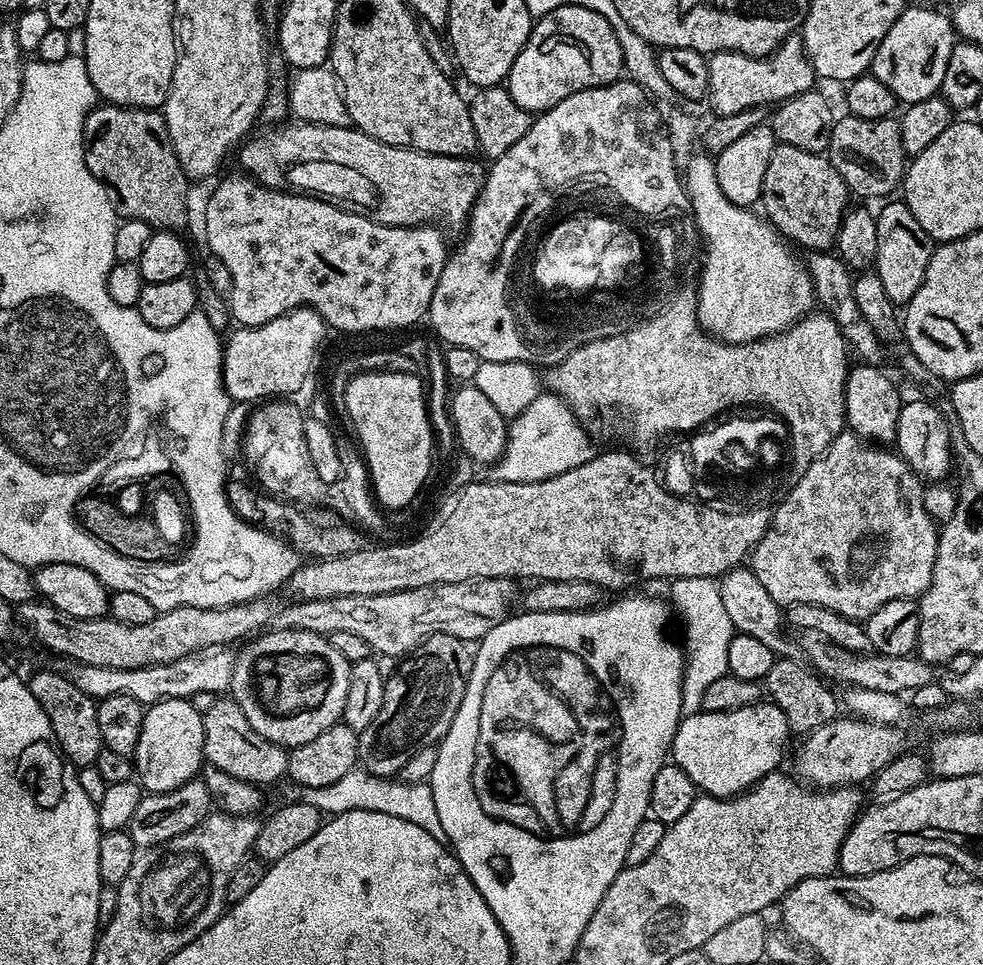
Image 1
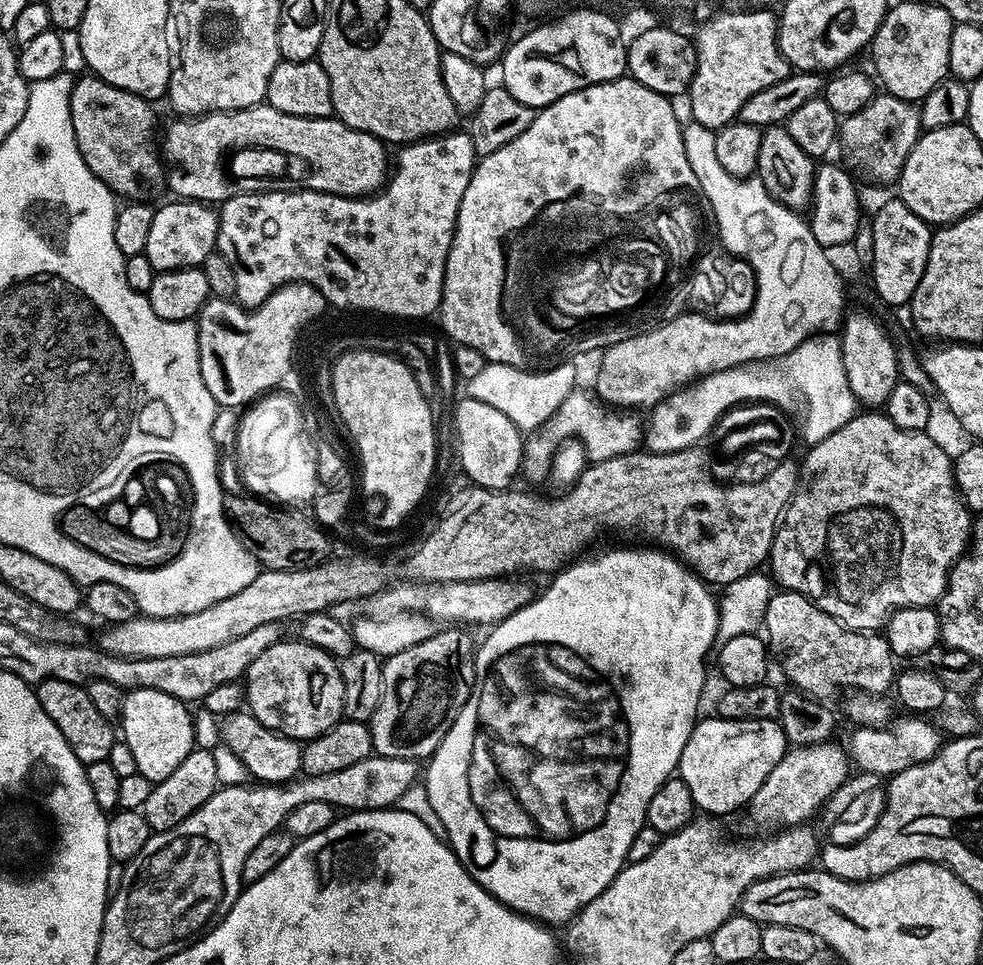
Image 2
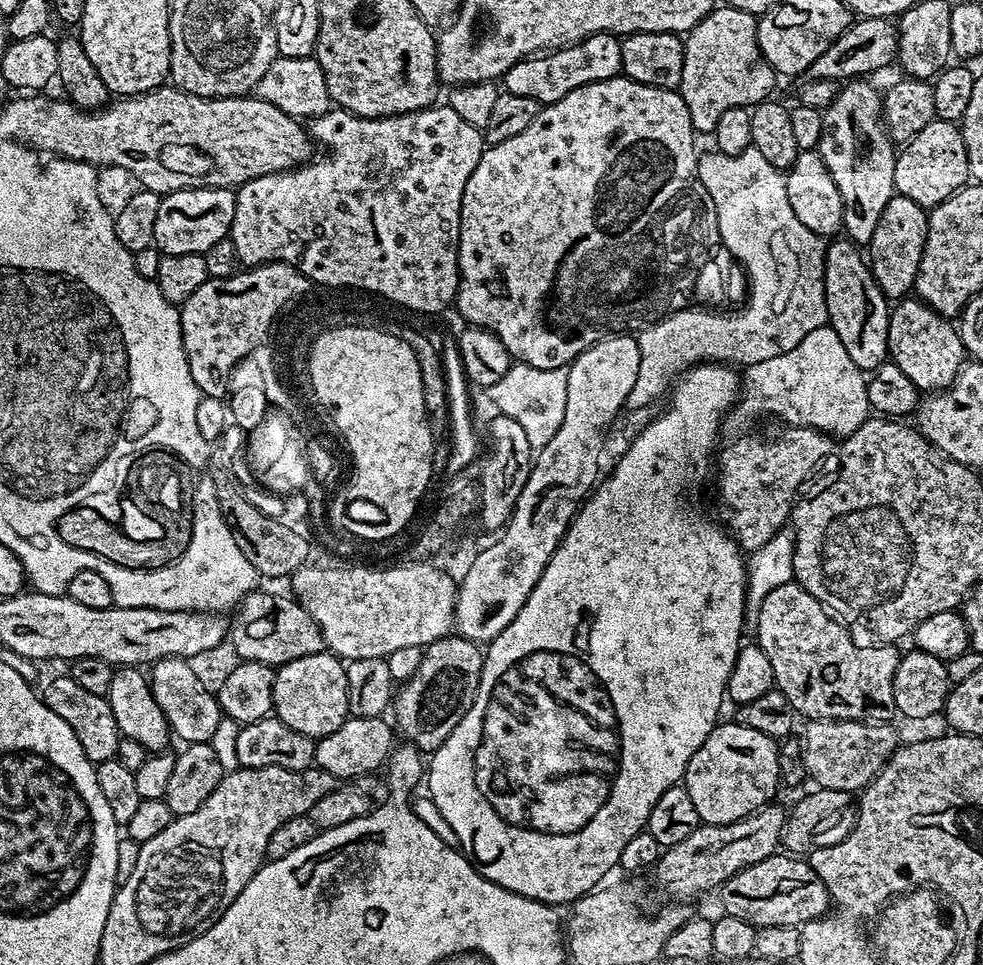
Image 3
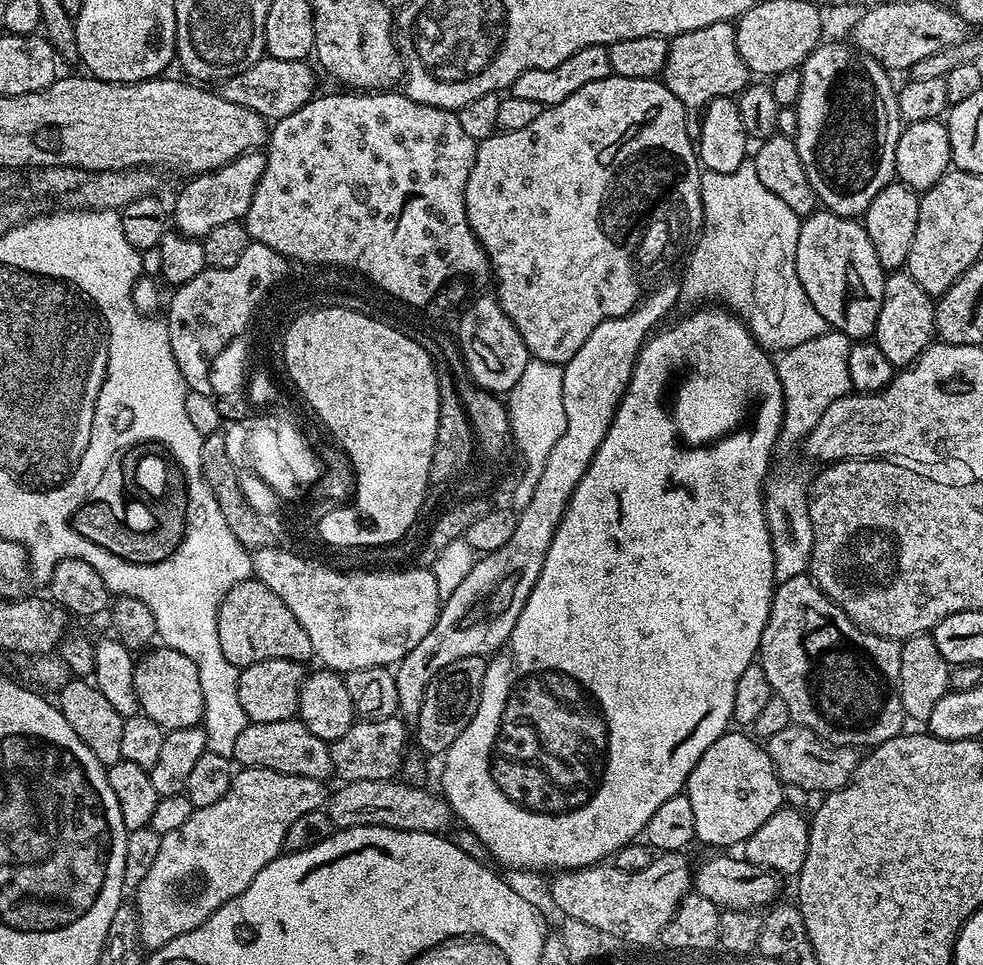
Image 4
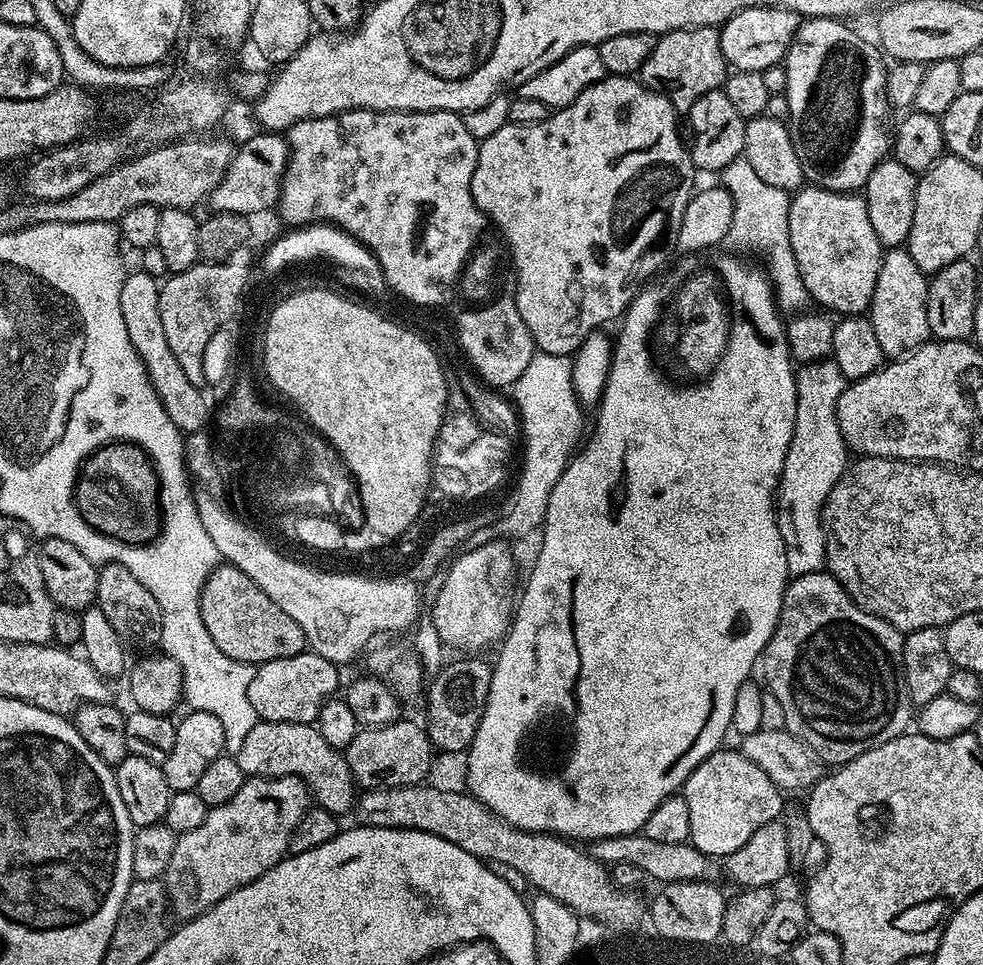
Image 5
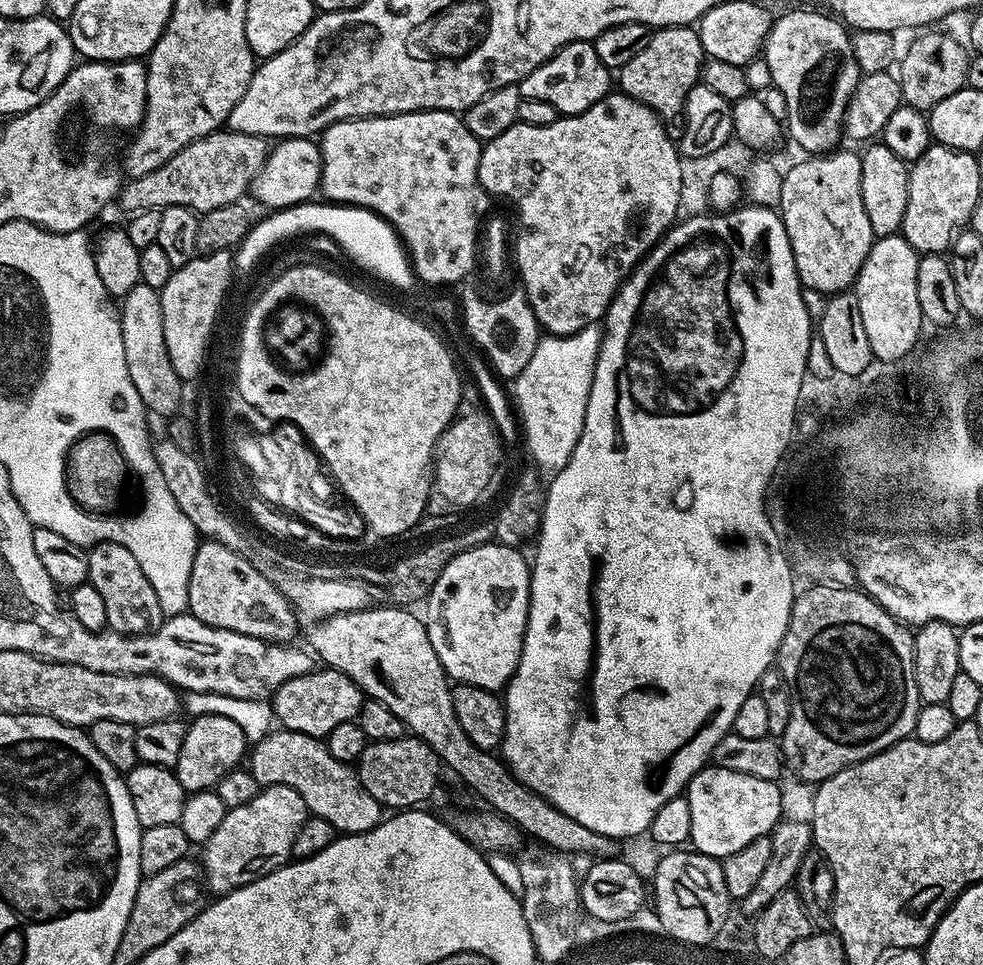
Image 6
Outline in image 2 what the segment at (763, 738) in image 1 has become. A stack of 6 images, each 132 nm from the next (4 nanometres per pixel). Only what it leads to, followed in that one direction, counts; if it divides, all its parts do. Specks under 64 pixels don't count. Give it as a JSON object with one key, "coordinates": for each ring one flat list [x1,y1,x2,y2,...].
{"coordinates":[[700,718,682,750,678,778,690,786,690,798,709,817,724,816,751,804,790,745,776,720]]}

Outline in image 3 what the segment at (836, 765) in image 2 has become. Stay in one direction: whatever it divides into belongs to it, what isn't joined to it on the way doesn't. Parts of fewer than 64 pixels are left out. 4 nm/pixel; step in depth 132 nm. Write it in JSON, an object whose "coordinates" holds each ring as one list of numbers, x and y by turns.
{"coordinates":[[773,802,765,804,757,812,751,812,746,818,729,824,701,823,690,838,678,842,673,848,663,849,662,855,654,865,656,884,672,902,692,902,695,896,703,892,719,889,720,885,734,874,777,855,784,838,785,809]]}

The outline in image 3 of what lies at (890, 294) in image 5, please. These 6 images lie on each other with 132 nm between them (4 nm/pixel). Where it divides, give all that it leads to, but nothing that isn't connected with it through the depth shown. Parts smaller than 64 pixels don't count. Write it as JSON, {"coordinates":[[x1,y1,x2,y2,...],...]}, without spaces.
{"coordinates":[[904,298,899,301,889,311,888,314,888,354,891,360,891,363,894,363,898,366,898,370,902,370,902,374,906,374,906,378,910,378,910,382,914,382,914,386,921,390,939,390,942,388,948,388,952,384,954,377,960,373,961,368,964,367,966,363,966,353,964,347,962,346,962,338,960,337,959,331,954,327,953,321,946,316,938,315,935,310,928,307,923,300,919,298]]}

